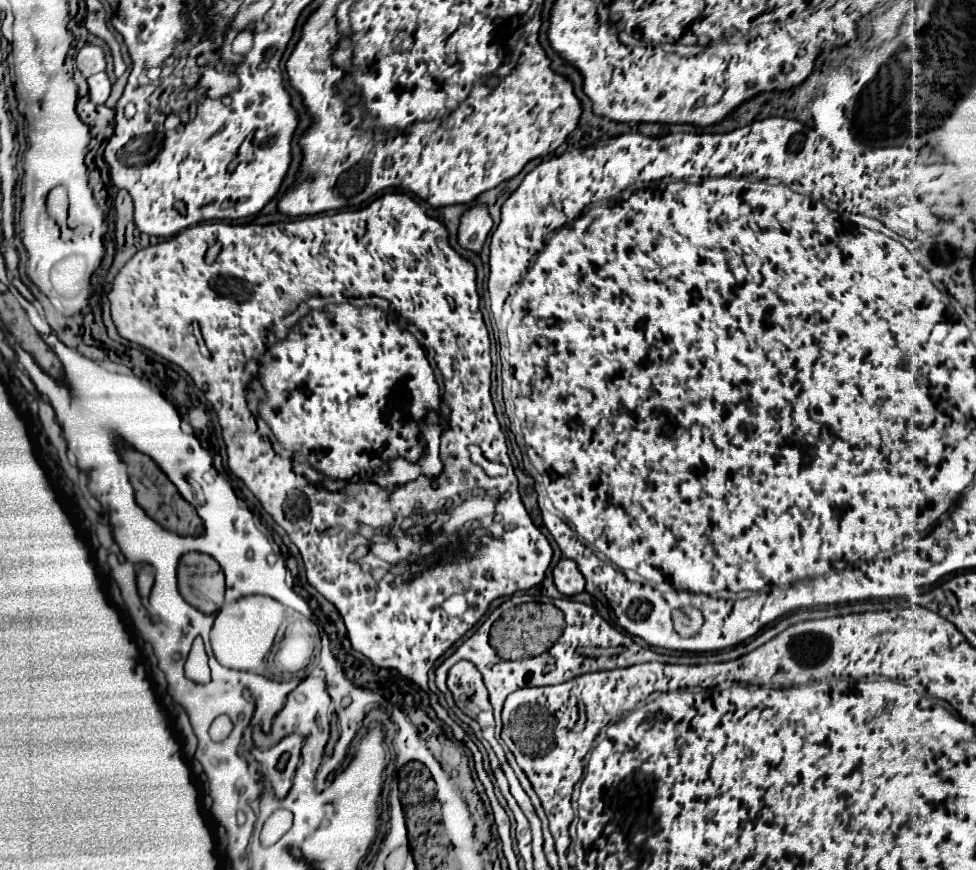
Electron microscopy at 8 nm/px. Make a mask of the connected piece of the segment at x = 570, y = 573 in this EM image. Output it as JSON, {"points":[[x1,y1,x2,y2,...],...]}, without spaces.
{"points":[[560,558,560,562,556,564,552,574,554,574,554,584,560,594,570,598,570,596,584,592,584,578,582,578,582,572,578,570,574,560]]}

